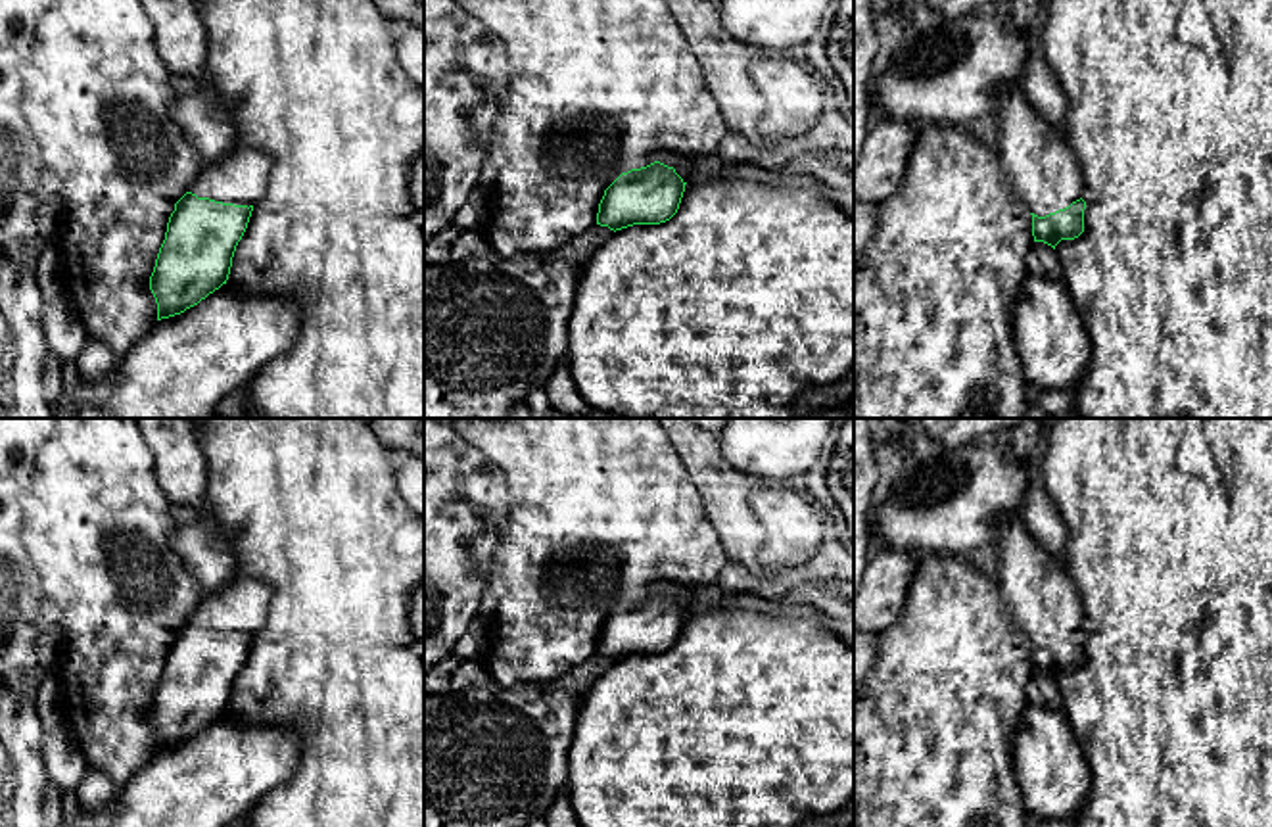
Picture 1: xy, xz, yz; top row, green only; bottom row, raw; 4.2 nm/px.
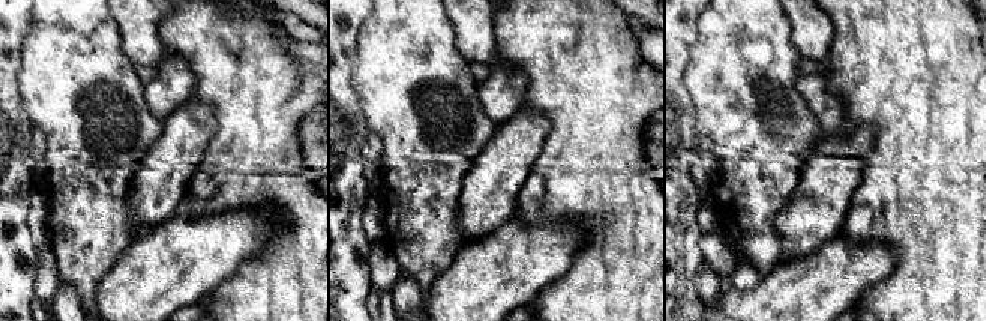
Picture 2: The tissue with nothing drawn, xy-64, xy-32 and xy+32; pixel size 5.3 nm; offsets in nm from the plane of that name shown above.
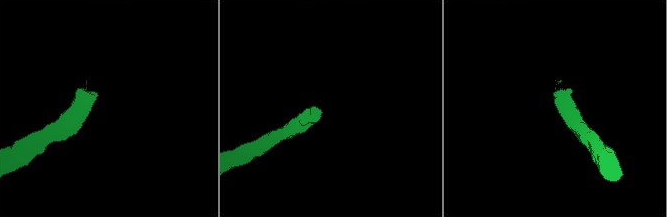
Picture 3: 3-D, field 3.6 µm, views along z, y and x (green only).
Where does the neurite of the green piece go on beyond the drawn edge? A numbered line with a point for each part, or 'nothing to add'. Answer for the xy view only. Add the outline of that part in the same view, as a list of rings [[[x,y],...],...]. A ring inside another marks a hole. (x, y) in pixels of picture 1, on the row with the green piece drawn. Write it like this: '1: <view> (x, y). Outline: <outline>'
1: xy (240, 177). Outline: [[[234,146],[217,163],[207,165],[188,192],[234,205],[261,201],[269,182],[272,157],[257,148]]]

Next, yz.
1: yz (1046, 175). Outline: [[[1021,84],[996,96],[998,155],[1025,207],[1046,217],[1082,198],[1080,163],[1053,125],[1028,102]]]

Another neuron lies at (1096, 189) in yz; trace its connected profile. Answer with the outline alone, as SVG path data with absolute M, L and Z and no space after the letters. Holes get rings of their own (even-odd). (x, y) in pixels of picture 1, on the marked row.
M1051 0L1042 40L1046 59L1065 96L1065 140L1082 177L1084 232L1055 246L1057 276L1067 284L1090 336L1090 365L1074 386L1078 418L1272 418L1272 0Z

